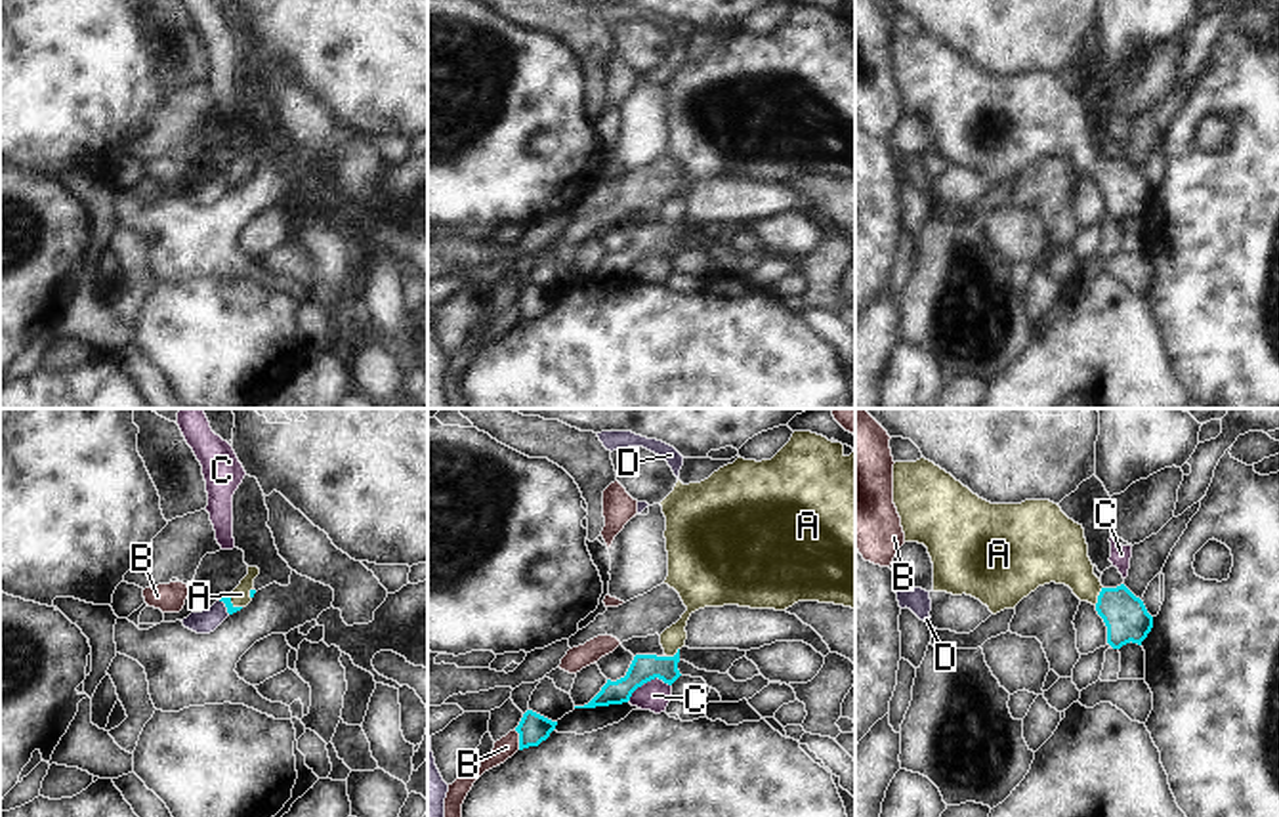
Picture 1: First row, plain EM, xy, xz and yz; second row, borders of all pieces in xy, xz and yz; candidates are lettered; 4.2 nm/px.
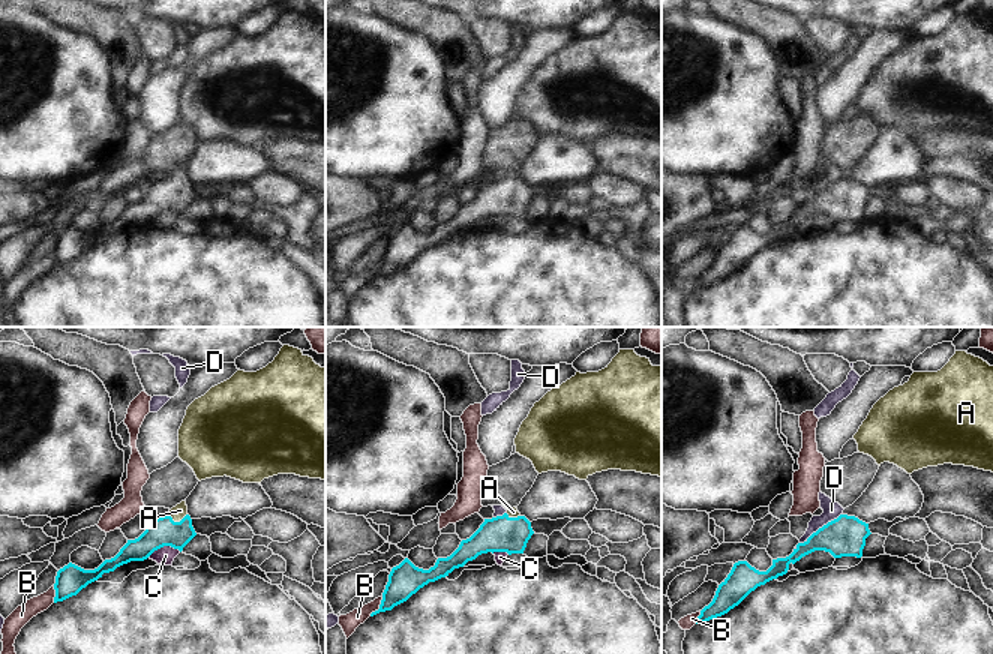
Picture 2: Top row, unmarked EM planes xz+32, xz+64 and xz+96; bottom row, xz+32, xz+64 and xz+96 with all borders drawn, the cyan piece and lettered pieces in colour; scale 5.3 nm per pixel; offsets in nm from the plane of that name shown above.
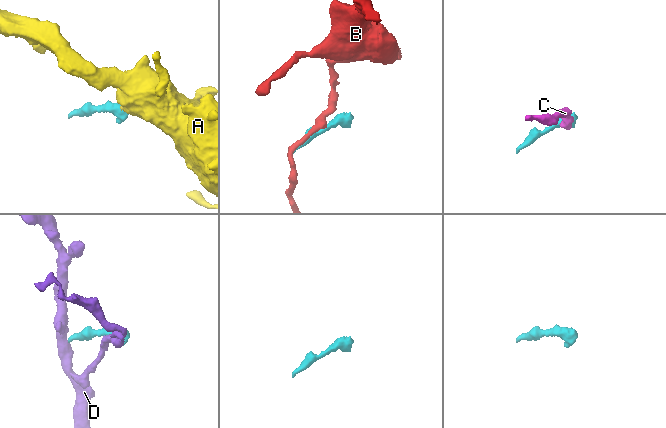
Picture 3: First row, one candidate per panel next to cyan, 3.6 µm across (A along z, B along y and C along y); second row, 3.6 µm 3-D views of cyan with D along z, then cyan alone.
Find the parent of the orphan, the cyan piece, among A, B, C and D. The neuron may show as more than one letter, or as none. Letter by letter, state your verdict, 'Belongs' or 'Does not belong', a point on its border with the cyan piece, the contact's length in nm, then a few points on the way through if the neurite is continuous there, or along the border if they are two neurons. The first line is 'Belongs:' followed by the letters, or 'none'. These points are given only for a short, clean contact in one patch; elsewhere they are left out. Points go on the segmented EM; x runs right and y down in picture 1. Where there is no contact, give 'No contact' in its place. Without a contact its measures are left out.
Belongs: A
A: Belongs. Touches cyan at yz (1098, 596). Shared border 90 nm. Path across: yz (1125, 615), (1098, 596), (1058, 552)
B: Does not belong. Touches cyan at xz (520, 739). Shared border 90 nm. Boundary: xz (514, 730), (520, 749)
C: Does not belong. Touches cyan at xz (648, 680). Shared border 200 nm. Boundary: xz (670, 684), (651, 678), (627, 701)
D: Does not belong. Touches cyan at xy (226, 606). Shared border 80 nm. Boundary: xy (220, 600), (230, 613)

